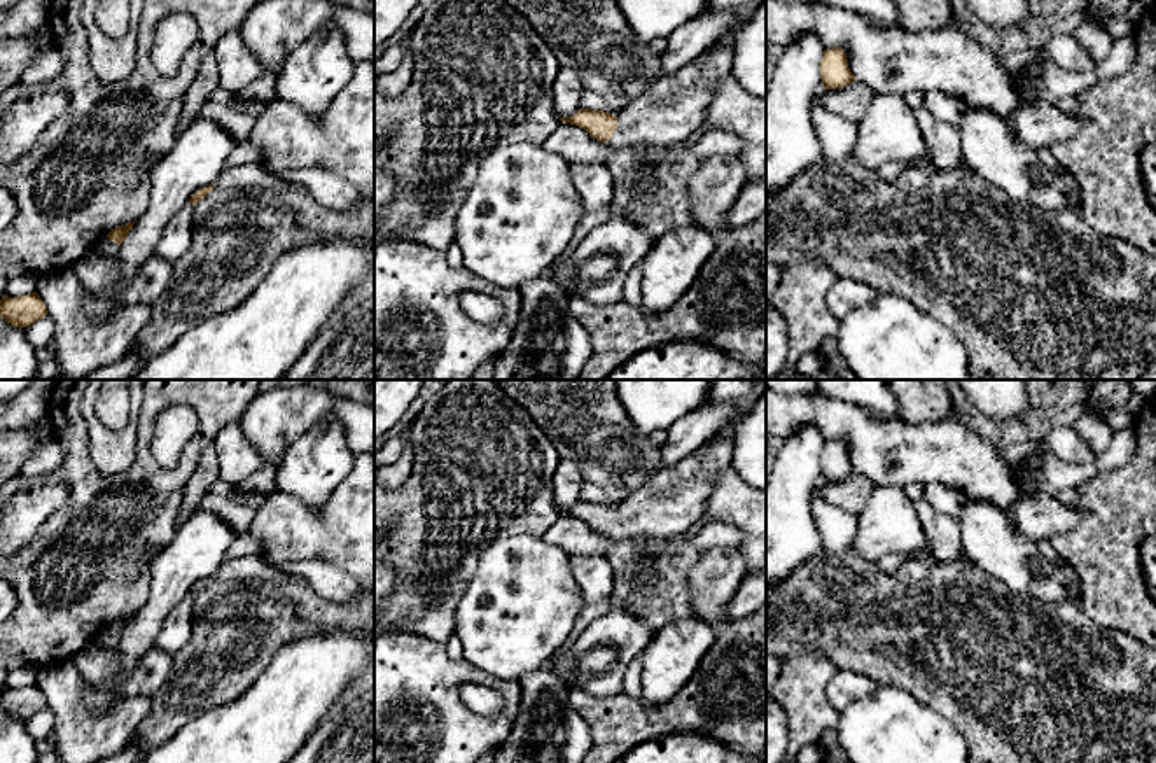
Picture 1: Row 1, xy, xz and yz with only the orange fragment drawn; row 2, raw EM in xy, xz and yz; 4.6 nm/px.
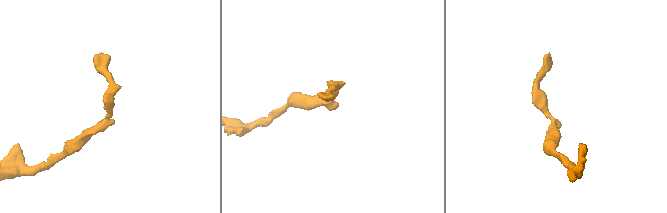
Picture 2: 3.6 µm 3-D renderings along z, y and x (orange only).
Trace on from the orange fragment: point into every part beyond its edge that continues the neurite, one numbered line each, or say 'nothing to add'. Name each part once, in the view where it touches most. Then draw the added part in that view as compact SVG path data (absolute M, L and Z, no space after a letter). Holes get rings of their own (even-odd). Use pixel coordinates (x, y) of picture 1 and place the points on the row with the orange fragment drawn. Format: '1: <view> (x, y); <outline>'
1: xz (674, 107); M714 42L680 70L659 77L645 93L617 112L612 147L668 149L687 142L703 126L714 84L733 66L731 42Z

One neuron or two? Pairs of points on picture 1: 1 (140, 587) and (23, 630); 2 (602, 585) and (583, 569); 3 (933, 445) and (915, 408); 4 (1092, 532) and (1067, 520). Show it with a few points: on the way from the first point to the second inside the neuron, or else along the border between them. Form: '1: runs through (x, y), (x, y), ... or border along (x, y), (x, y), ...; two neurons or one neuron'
1: runs through (111, 592), (98, 592), (53, 622); one neuron
2: runs through (597, 580), (588, 571); one neuron
3: border along (948, 417), (913, 424), (894, 419); two neurons
4: border along (1083, 511), (1074, 527), (1048, 539); two neurons

